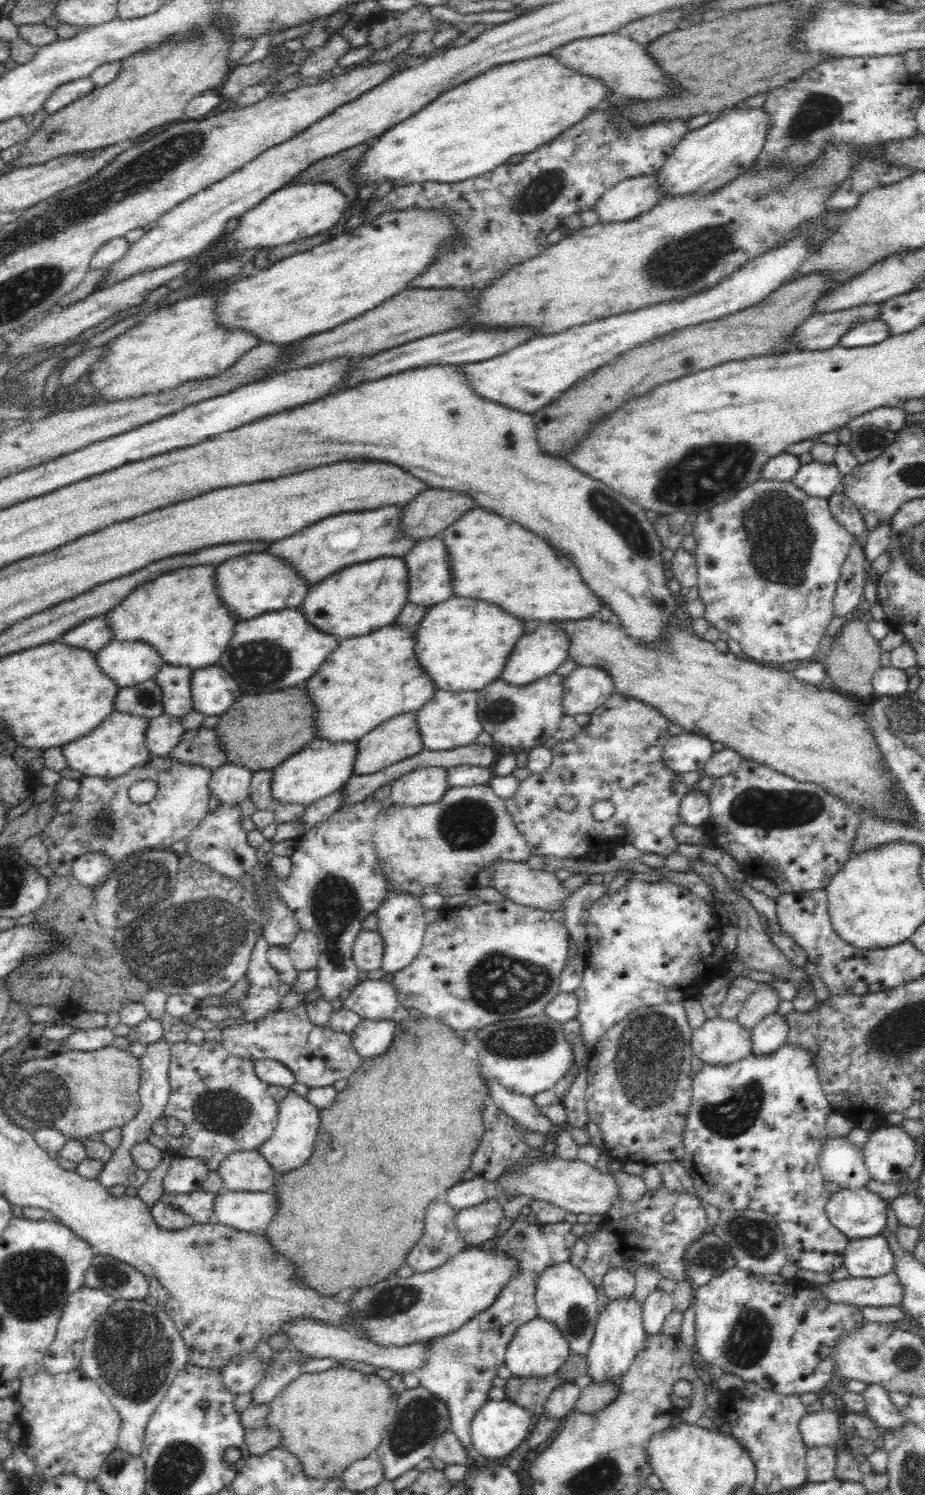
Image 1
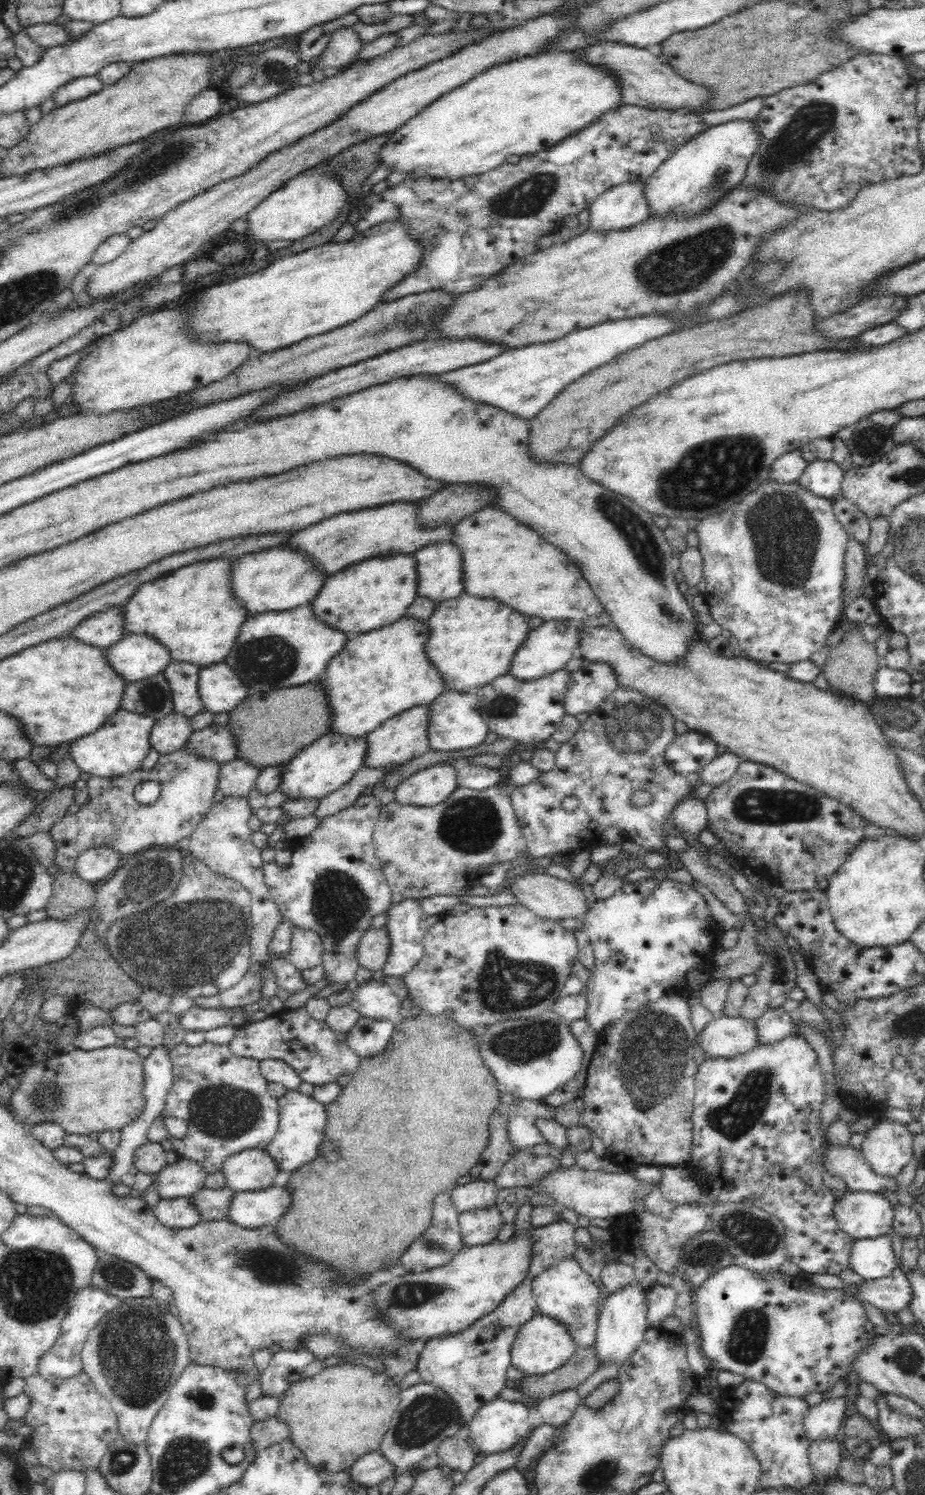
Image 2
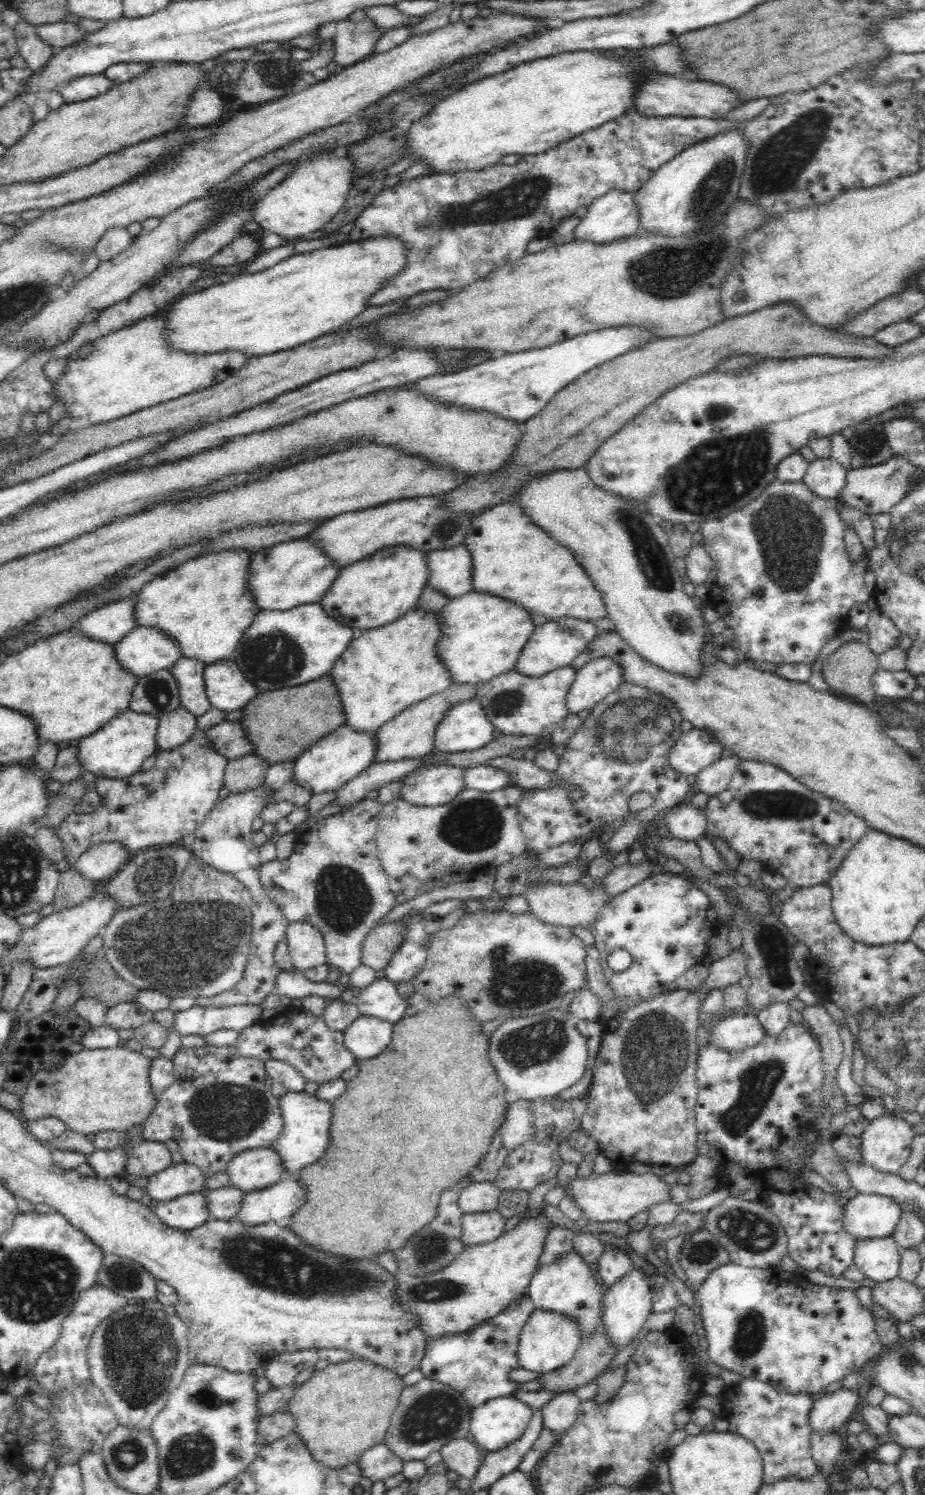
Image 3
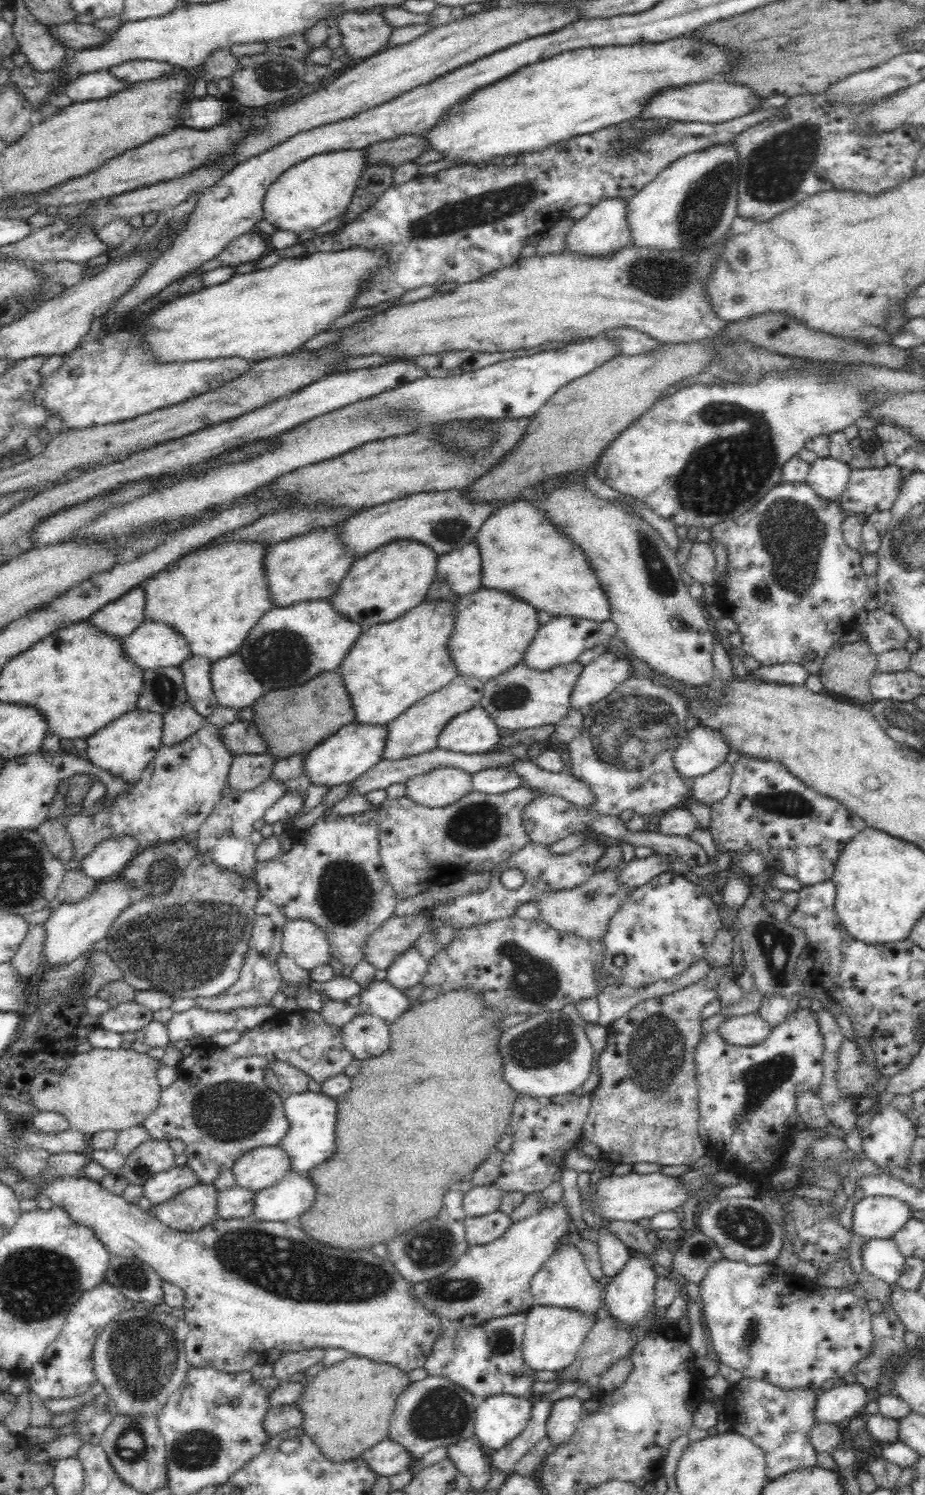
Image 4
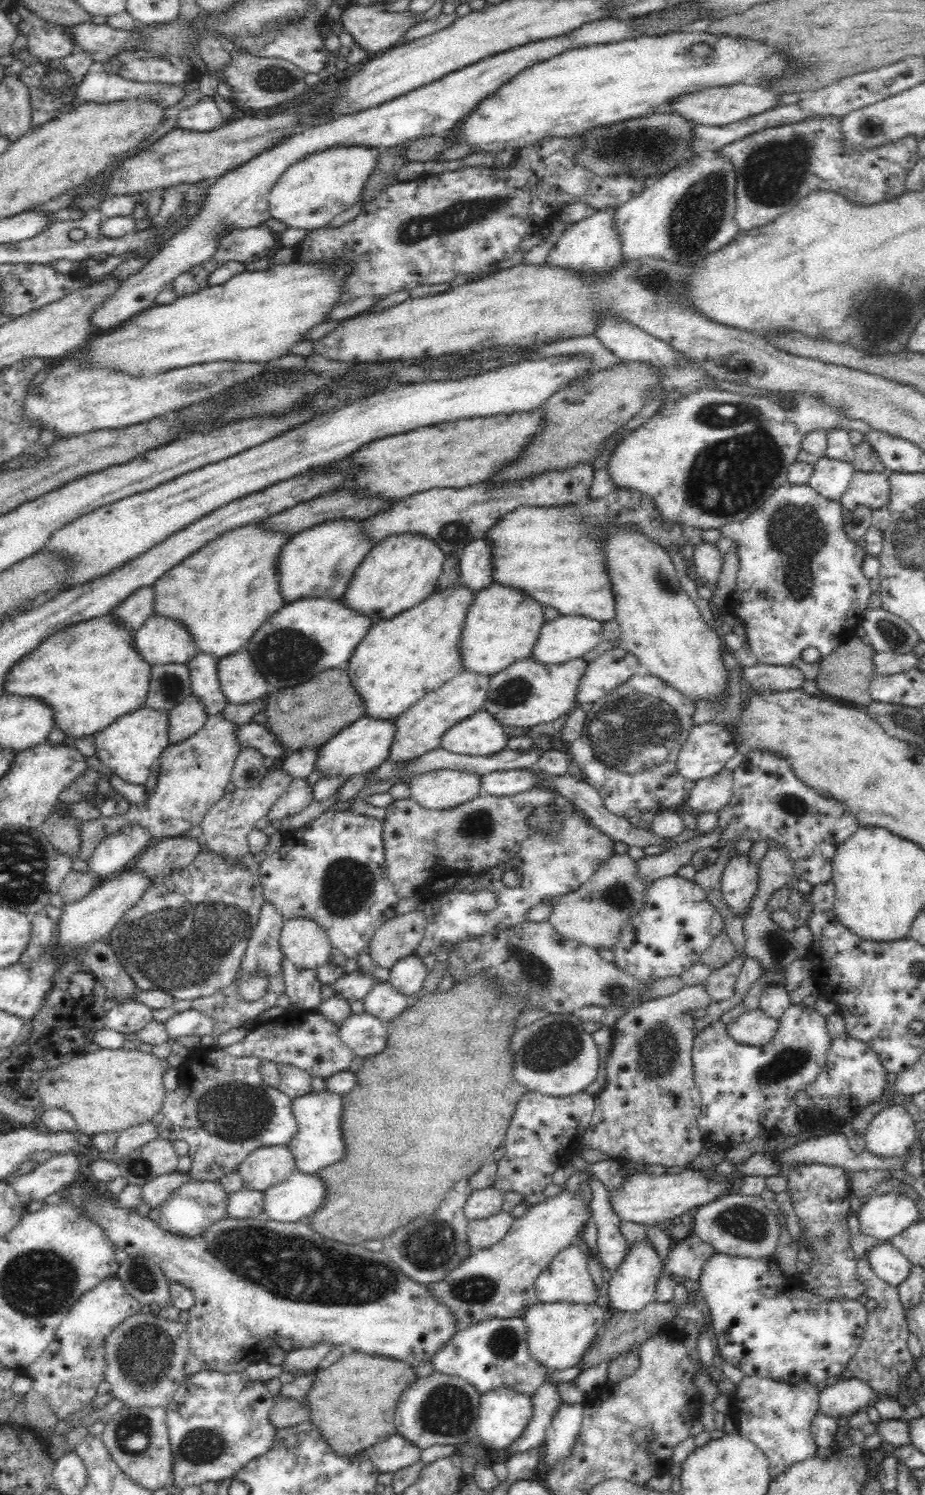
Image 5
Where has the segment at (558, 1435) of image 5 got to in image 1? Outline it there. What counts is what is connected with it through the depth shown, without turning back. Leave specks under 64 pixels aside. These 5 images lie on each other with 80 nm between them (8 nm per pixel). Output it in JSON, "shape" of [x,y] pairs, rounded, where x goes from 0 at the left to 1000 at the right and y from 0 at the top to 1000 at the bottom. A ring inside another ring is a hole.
{"shape":[[[612,922],[597,930],[584,944],[595,948],[609,950],[621,944],[621,938],[627,934],[628,926],[628,924]]]}

